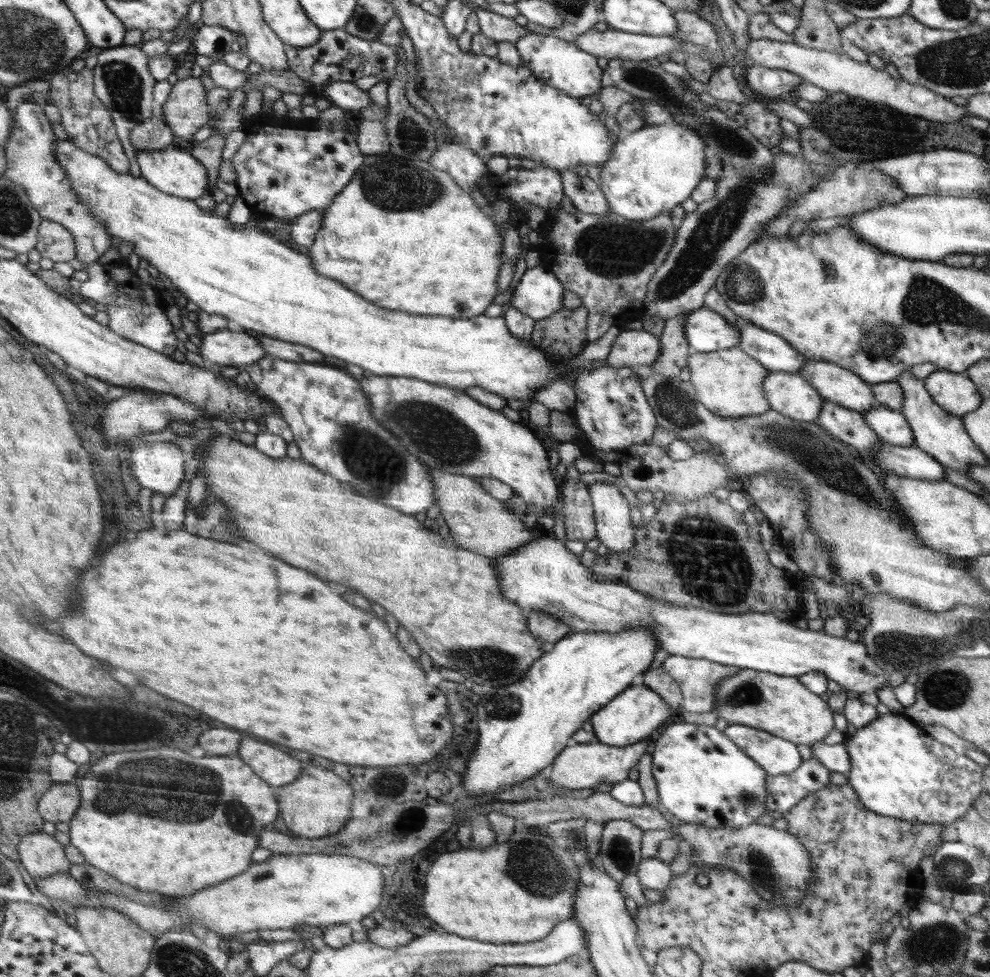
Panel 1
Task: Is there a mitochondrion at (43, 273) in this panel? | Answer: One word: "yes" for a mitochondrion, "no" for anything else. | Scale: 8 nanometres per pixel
no

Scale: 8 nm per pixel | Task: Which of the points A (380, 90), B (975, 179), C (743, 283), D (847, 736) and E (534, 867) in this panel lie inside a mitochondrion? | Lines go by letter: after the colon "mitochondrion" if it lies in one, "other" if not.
A: other
B: other
C: mitochondrion
D: other
E: mitochondrion

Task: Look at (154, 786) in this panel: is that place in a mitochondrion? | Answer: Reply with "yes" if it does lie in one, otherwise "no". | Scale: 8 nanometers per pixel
yes

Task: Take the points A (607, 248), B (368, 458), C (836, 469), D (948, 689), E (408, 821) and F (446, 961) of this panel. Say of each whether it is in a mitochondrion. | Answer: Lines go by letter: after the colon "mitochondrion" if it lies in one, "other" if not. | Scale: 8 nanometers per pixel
A: mitochondrion
B: mitochondrion
C: mitochondrion
D: mitochondrion
E: mitochondrion
F: mitochondrion

